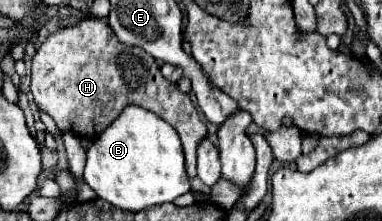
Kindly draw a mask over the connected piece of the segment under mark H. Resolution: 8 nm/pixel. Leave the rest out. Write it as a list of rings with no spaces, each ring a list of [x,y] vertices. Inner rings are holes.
[[[83,19],[77,25],[51,33],[43,41],[43,45],[33,55],[33,63],[31,63],[31,93],[35,103],[53,117],[53,121],[61,131],[71,129],[75,135],[85,137],[89,141],[99,137],[99,133],[105,127],[109,127],[111,121],[117,117],[117,113],[127,105],[139,105],[147,111],[153,111],[155,115],[159,115],[161,119],[165,119],[169,125],[175,127],[183,143],[187,175],[189,179],[197,175],[197,145],[207,137],[207,127],[199,119],[193,101],[189,99],[189,95],[183,95],[175,83],[167,81],[161,75],[159,65],[147,51],[143,51],[141,47],[123,45],[103,19]]]

